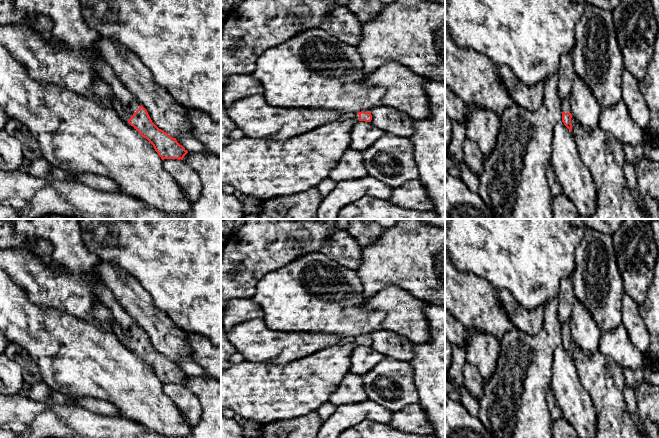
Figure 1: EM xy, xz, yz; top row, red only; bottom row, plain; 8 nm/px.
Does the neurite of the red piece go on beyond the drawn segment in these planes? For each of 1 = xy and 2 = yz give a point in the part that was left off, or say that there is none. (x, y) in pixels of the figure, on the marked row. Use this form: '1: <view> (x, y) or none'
1: xy (128, 105)
2: yz (565, 102)

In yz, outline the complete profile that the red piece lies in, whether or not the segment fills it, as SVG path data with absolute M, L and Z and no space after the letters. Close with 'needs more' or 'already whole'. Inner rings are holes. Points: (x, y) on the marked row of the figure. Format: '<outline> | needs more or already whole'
M564 98L561 101L562 101L562 122L570 131L572 131L571 124L572 114L570 110L569 98Z | needs more

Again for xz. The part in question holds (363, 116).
M364 110L361 112L350 112L350 113L341 115L339 120L347 120L347 119L353 119L355 121L371 122L372 115L370 110Z | needs more

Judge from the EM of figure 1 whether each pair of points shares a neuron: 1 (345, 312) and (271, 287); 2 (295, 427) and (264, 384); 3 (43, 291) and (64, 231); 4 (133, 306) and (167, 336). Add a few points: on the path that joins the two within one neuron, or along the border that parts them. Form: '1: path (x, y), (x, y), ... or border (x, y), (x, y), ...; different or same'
1: path (327, 301), (324, 298), (309, 296), (289, 296); same
2: border (312, 411), (298, 417), (279, 419), (267, 424); different
3: path (59, 278), (67, 270), (67, 247); same
4: path (141, 310), (159, 328); same

